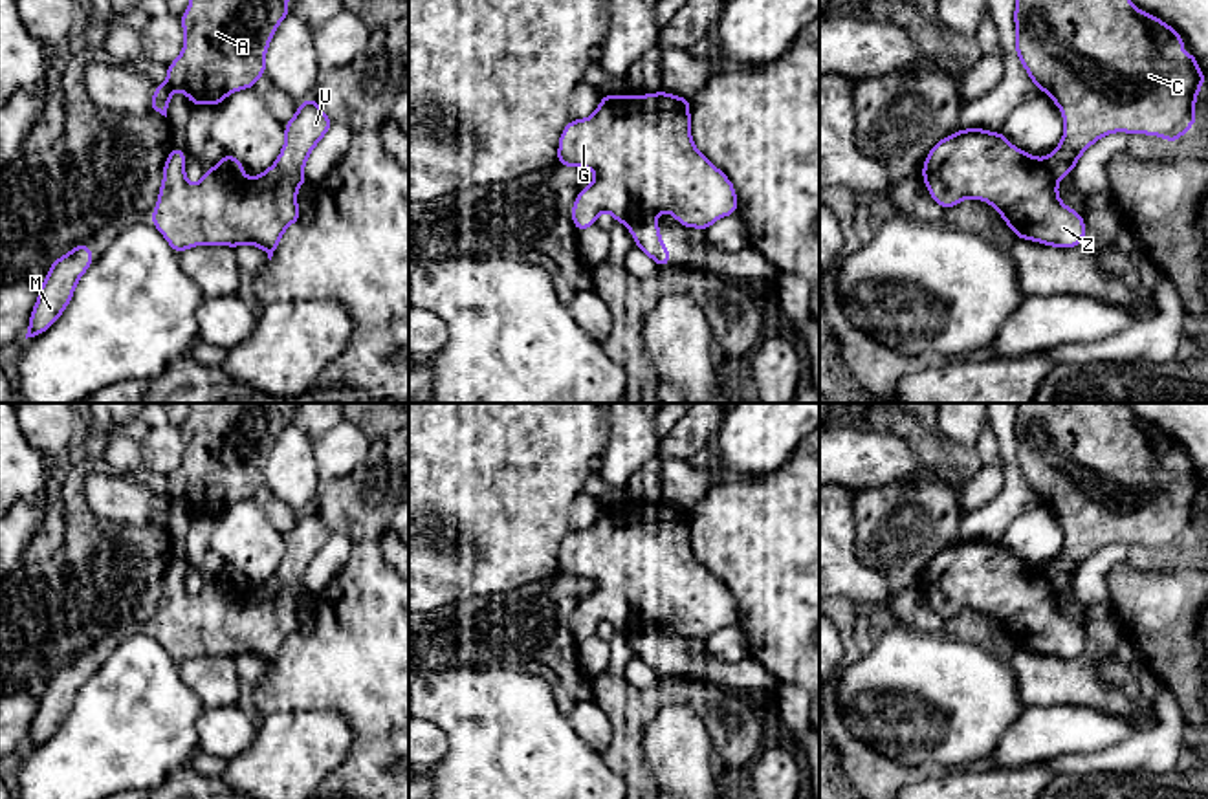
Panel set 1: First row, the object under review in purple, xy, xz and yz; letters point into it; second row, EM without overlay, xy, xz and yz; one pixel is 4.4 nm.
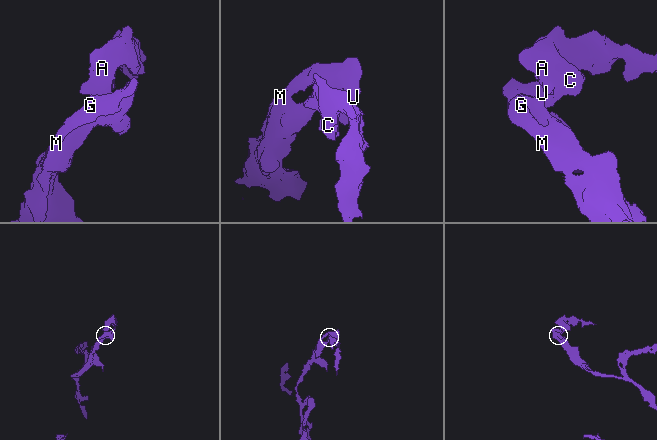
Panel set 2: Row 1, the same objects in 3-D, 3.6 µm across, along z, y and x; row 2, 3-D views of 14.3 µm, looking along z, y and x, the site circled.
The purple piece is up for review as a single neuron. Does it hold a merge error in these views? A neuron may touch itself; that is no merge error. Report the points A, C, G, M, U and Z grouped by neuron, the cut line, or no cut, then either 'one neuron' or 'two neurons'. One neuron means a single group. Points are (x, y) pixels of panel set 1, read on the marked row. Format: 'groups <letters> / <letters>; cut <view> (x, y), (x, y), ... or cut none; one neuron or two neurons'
groups A C / G M U Z; cut xy (219, 164), (244, 178); two neurons

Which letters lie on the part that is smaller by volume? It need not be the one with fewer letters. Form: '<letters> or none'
A, C

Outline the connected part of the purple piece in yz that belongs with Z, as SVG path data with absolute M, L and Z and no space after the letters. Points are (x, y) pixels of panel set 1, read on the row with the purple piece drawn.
M968 128L940 139L922 176L940 207L984 200L1017 238L1063 249L1085 238L1083 216L1060 200L1045 159L1016 148L1001 132Z

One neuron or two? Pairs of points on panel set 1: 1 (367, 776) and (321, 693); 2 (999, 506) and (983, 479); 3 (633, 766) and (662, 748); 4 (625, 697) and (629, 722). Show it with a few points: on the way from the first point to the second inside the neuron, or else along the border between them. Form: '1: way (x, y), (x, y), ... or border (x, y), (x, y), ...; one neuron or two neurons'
1: way (367, 752), (367, 724), (345, 702); one neuron
2: border (1001, 455), (1003, 488), (990, 501), (963, 515); two neurons
3: border (646, 722), (644, 761), (653, 779); two neurons
4: way (625, 702), (625, 717); one neuron

